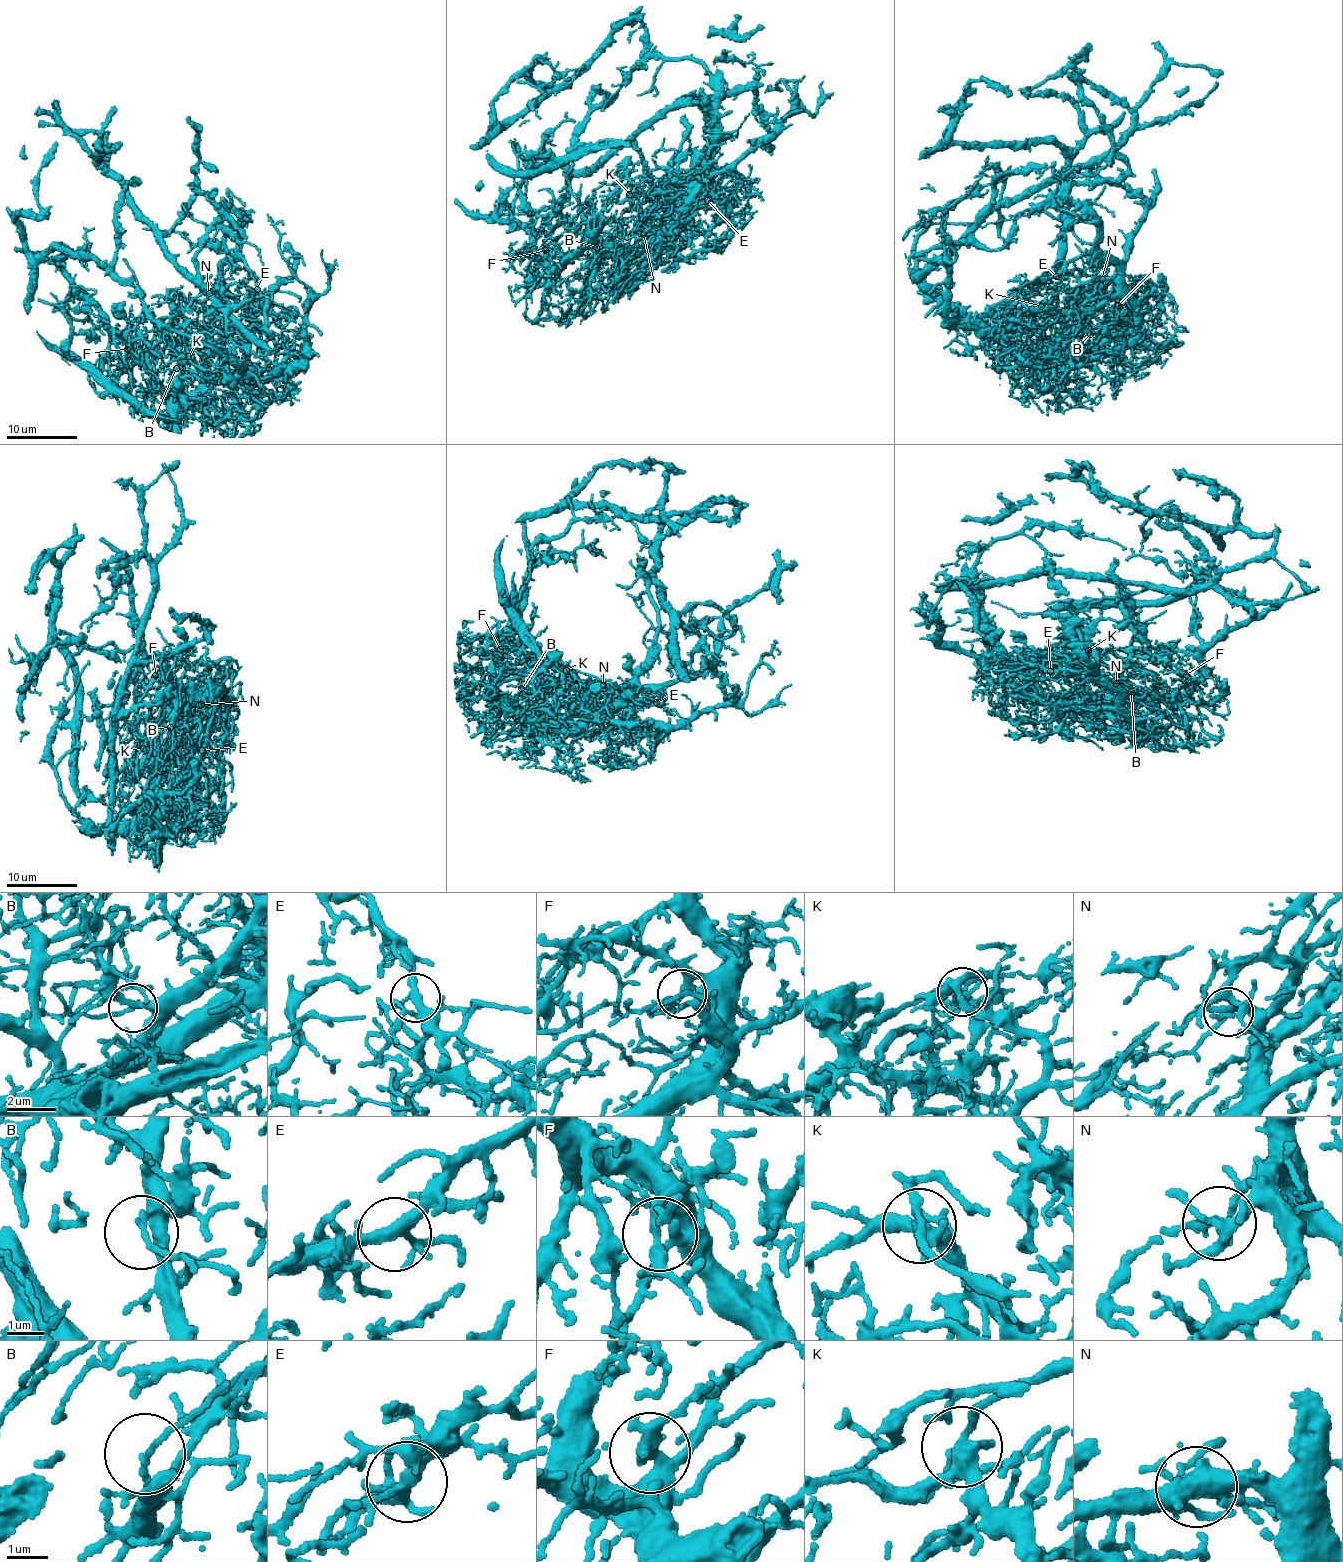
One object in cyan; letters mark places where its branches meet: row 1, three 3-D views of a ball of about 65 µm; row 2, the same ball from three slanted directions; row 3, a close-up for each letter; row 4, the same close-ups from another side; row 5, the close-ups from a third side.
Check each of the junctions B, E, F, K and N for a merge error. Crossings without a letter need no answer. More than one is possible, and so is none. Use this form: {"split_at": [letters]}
{"split_at": []}

